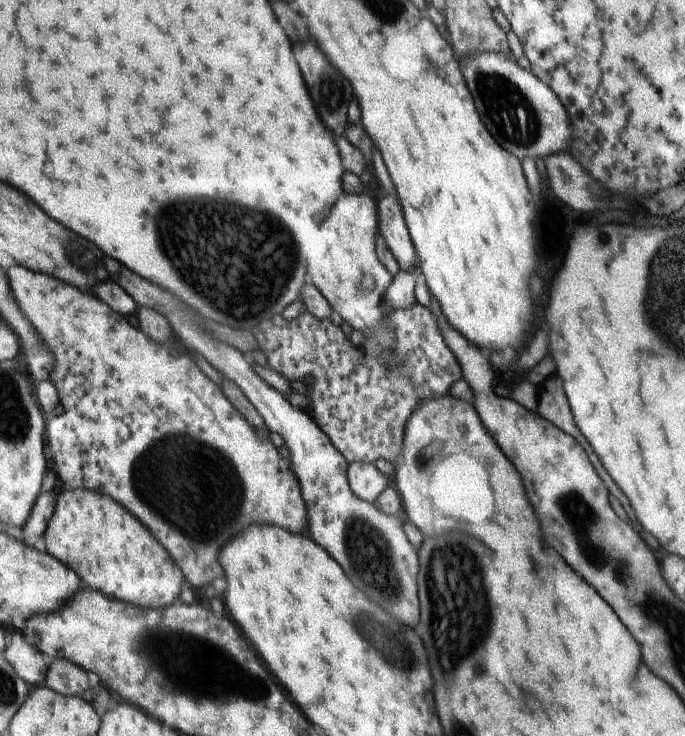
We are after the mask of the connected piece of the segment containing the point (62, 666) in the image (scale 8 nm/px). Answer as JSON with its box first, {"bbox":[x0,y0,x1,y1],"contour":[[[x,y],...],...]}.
{"bbox":[45,657,88,696],"contour":[[[65,657],[49,661],[45,686],[64,696],[81,696],[88,690],[88,674]]]}

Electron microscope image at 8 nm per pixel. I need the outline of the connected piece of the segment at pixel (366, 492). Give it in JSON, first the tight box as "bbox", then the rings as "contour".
{"bbox":[347,463,388,503],"contour":[[[349,463],[347,477],[350,490],[354,492],[356,498],[371,503],[388,486],[388,481],[384,478],[384,474],[372,463]]]}

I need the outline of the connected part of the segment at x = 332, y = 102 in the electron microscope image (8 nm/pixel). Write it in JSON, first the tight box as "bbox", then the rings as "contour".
{"bbox":[294,40,352,134],"contour":[[[304,40],[304,42],[294,42],[294,56],[298,60],[298,66],[304,74],[304,80],[310,80],[306,82],[308,84],[308,92],[316,104],[316,112],[320,112],[320,118],[324,120],[324,124],[336,134],[344,134],[344,128],[346,128],[346,120],[348,120],[348,104],[350,104],[350,98],[352,98],[352,86],[348,82],[340,82],[344,76],[332,68],[328,64],[328,60],[320,54],[322,50],[310,42],[310,40]]]}

